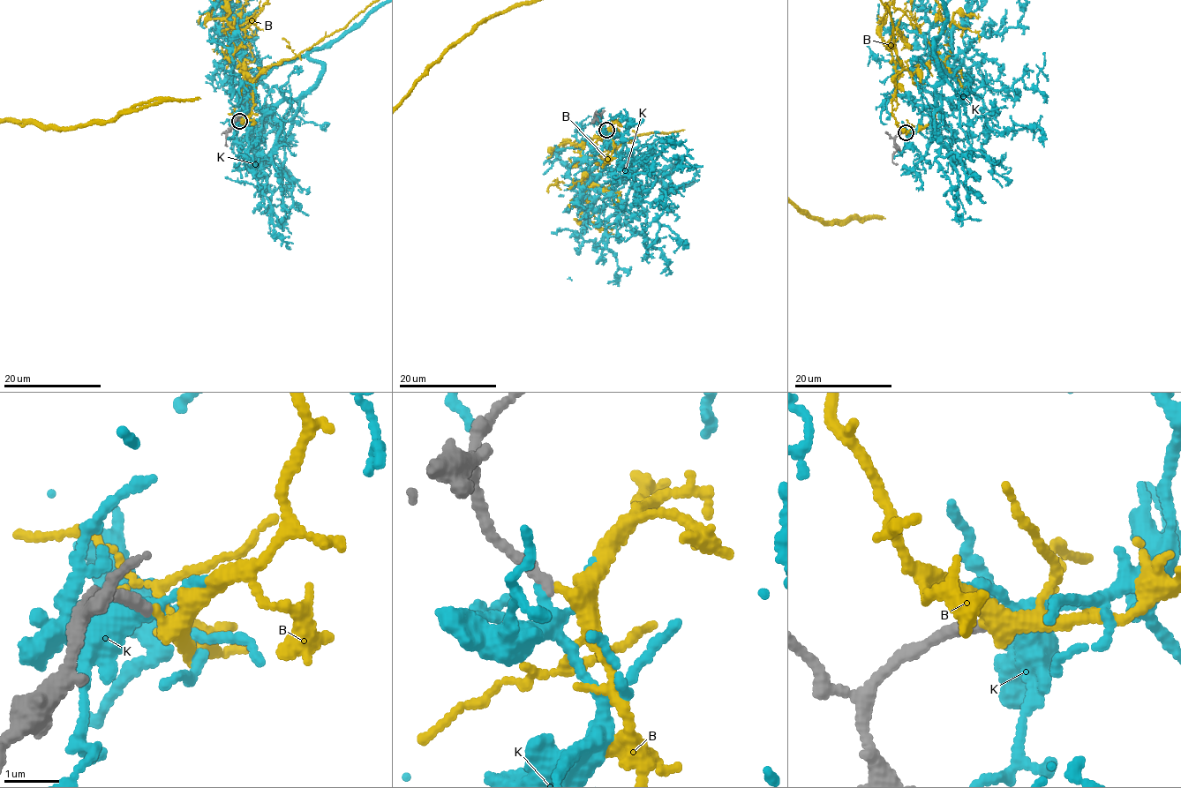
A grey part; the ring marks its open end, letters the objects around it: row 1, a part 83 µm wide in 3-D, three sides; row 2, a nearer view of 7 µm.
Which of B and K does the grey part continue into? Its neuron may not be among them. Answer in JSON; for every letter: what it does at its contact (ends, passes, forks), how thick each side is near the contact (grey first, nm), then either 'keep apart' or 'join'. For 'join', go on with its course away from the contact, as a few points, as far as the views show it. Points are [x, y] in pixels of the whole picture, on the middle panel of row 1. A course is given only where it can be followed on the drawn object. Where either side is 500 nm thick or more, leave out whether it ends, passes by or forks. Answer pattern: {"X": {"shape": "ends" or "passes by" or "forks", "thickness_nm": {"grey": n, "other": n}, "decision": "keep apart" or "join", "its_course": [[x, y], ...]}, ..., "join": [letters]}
{"B": {"shape": "passes by", "thickness_nm": {"grey": 200, "other": 280}, "decision": "keep apart"}, "K": {"shape": "forks", "thickness_nm": {"grey": 200, "other": 170}, "decision": "keep apart"}, "join": []}

